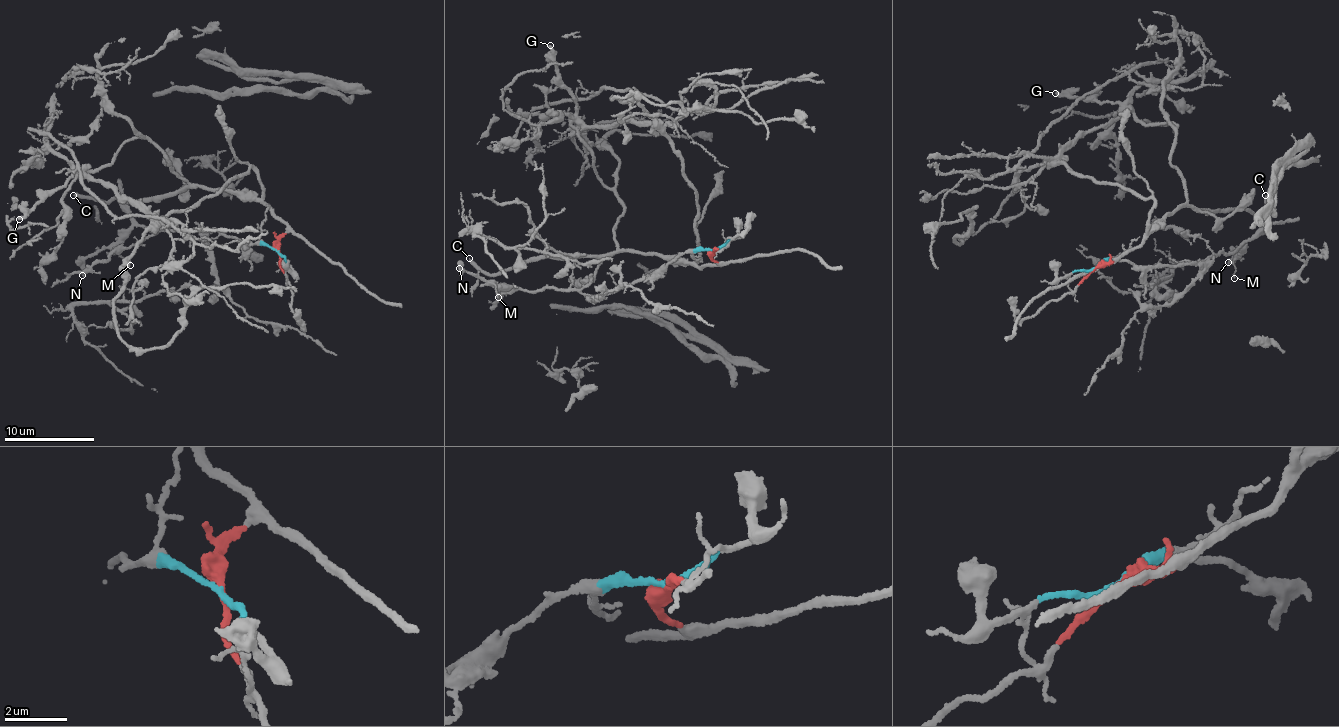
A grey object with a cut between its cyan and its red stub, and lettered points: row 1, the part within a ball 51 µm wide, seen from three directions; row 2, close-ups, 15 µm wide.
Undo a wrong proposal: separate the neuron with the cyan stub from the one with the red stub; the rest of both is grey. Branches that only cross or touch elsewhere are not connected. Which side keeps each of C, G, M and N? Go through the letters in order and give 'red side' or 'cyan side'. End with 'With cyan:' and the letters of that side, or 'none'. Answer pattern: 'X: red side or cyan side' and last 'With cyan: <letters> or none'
C: red side
G: red side
M: cyan side
N: cyan side
With cyan: M, N

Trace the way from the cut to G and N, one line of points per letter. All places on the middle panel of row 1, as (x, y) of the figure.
G: (715, 250), (719, 264), (698, 266), (618, 248), (613, 228), (624, 210), (572, 123), (575, 99), (549, 45)
N: (715, 250), (688, 248), (660, 268), (605, 295), (544, 286), (538, 290), (501, 287), (459, 268)

